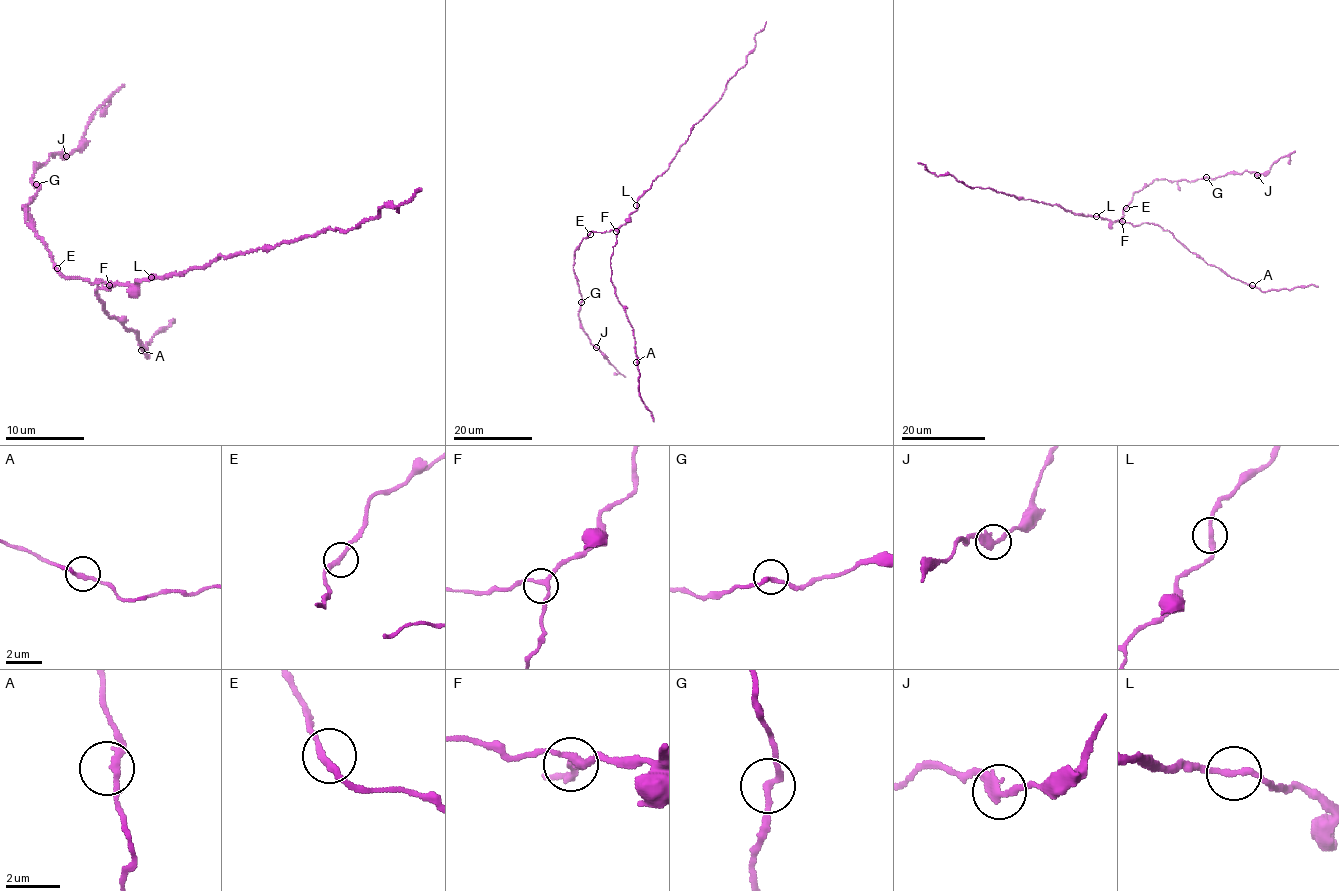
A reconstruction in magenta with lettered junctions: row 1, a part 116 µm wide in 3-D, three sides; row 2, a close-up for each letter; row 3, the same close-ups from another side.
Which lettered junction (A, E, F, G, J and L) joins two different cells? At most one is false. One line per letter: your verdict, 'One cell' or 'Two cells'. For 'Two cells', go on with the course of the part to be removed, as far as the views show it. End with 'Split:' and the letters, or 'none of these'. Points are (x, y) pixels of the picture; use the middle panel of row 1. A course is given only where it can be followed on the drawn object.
A: One cell
E: One cell
F: One cell
G: One cell
J: One cell
L: One cell
Split: none of these

